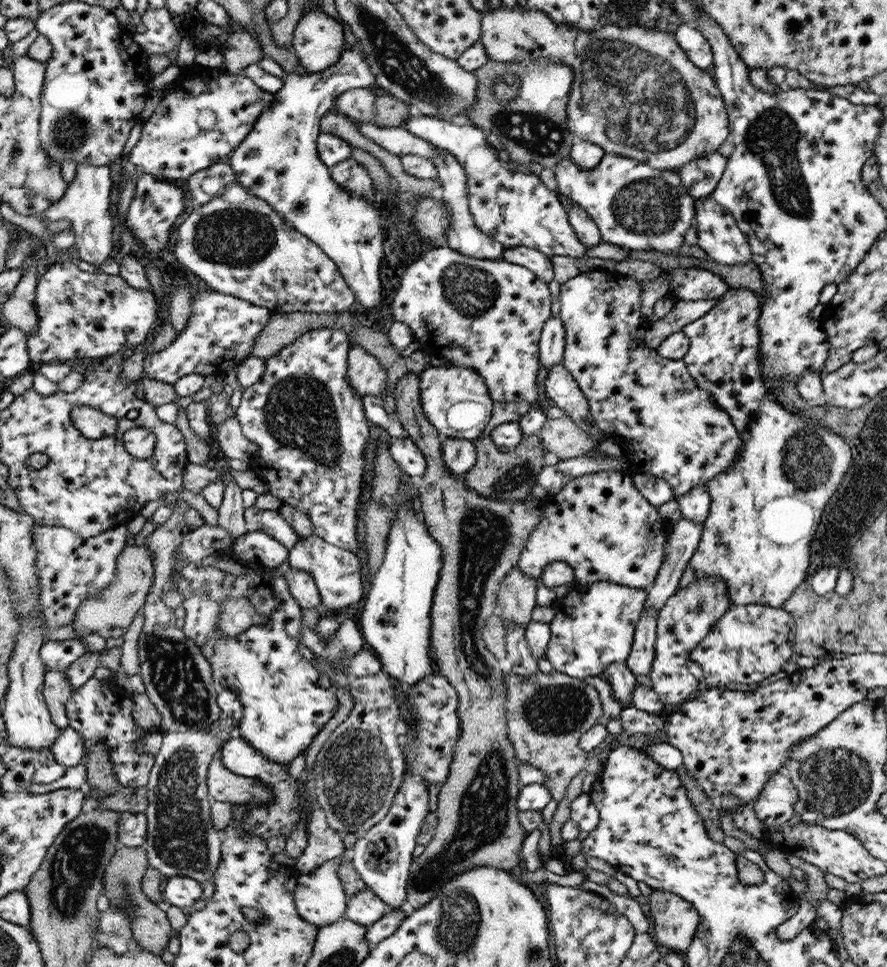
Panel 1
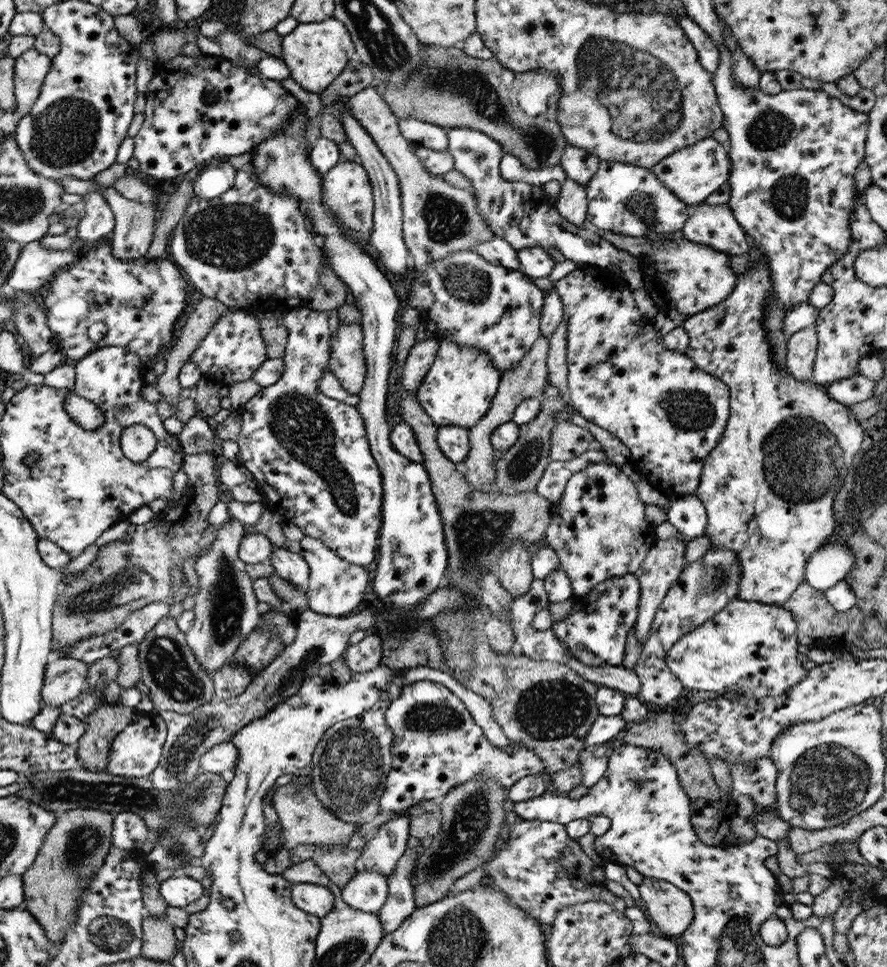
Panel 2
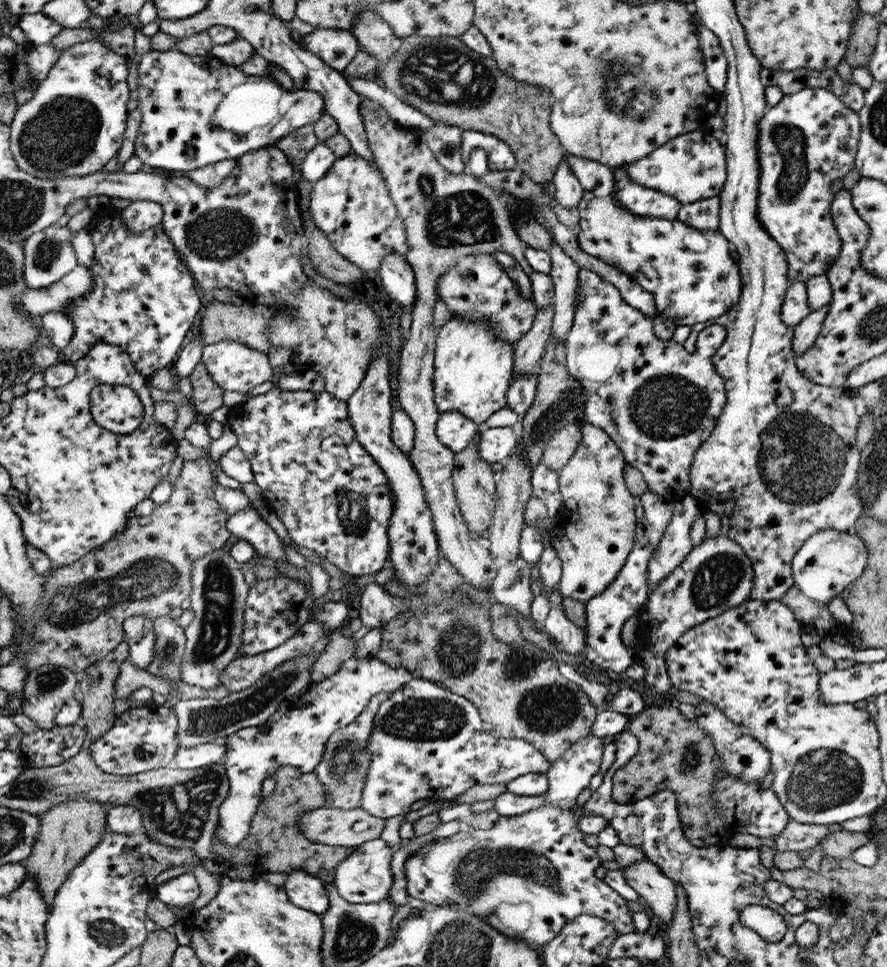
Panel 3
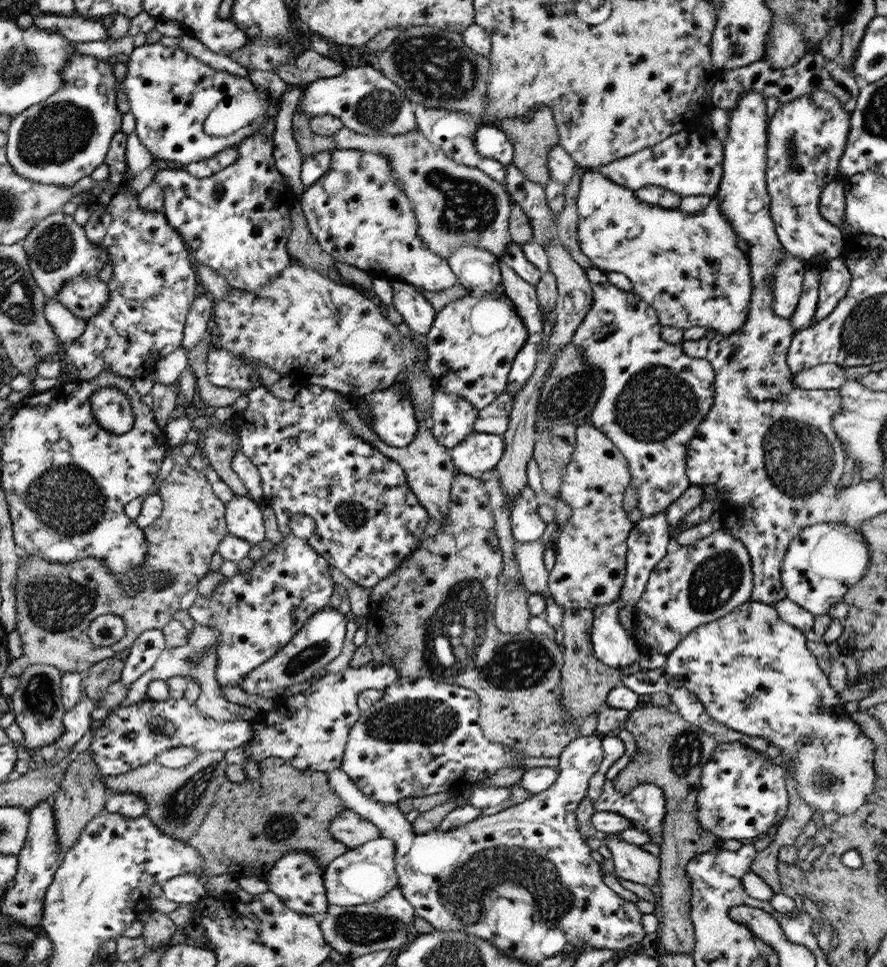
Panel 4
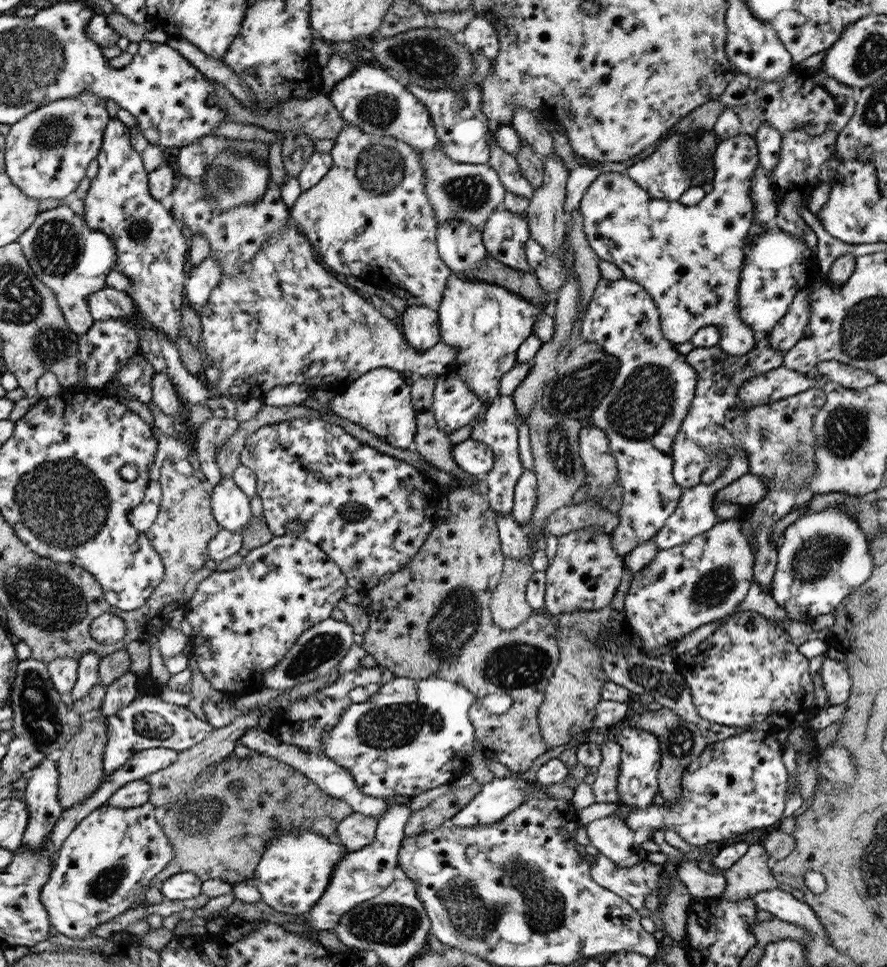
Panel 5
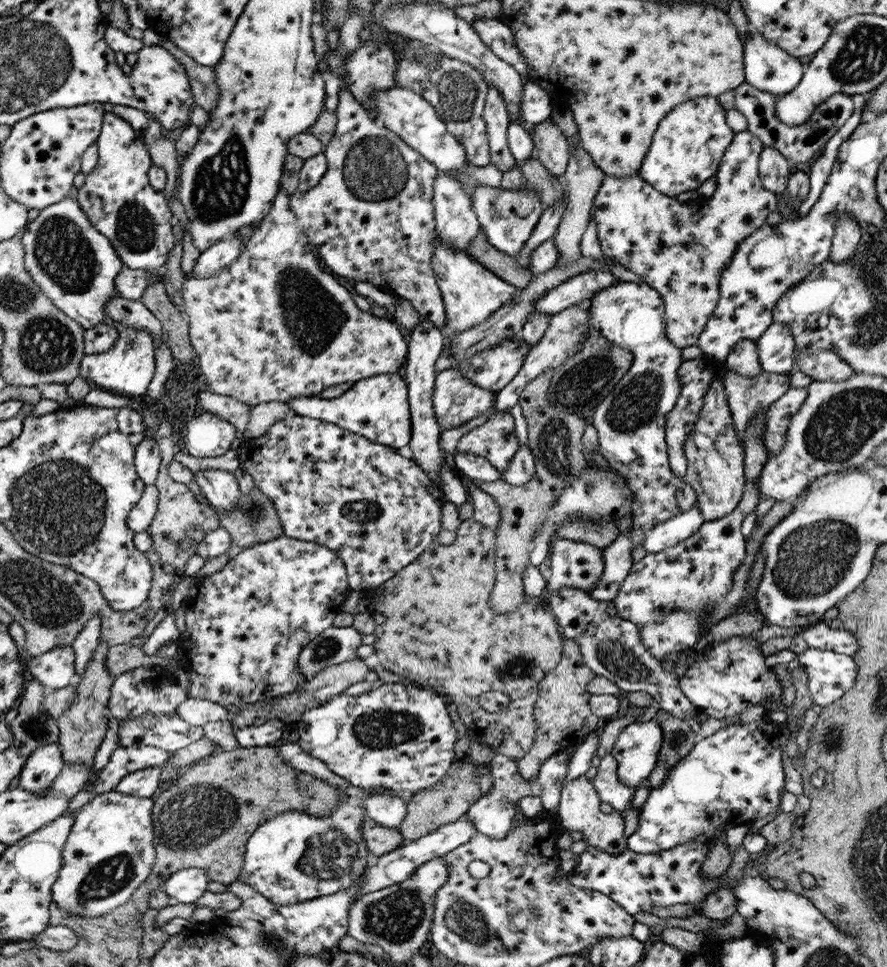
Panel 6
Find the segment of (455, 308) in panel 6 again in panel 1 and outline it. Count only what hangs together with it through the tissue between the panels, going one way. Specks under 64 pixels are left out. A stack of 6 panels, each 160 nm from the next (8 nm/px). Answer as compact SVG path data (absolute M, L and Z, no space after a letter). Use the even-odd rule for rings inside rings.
M451 364L447 367L427 367L419 374L422 407L432 426L445 437L474 441L487 428L494 402L491 390L478 370Z

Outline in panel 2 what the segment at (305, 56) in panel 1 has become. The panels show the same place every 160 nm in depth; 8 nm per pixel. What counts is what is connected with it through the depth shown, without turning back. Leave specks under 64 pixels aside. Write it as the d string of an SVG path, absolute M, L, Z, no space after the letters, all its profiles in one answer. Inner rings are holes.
M329 18L320 22L298 23L297 27L282 39L283 60L291 70L291 77L306 91L320 92L330 86L343 72L344 67L356 57L351 33L340 19Z

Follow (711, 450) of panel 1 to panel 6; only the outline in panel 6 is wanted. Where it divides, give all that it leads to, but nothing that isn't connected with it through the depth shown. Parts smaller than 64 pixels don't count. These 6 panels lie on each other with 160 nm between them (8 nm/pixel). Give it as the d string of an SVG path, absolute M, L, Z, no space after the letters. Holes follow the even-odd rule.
M618 281L611 287L596 292L591 298L589 318L591 328L599 330L604 338L611 343L631 351L633 361L628 372L616 383L612 392L603 398L596 407L592 416L592 425L596 428L599 438L600 453L606 458L611 470L623 476L632 488L633 504L631 510L632 528L630 532L620 534L603 548L605 562L604 572L600 580L586 592L596 600L612 601L618 595L623 580L628 576L633 565L632 550L640 546L645 539L645 534L662 522L666 522L677 514L691 509L697 502L695 490L685 481L676 476L669 465L667 444L665 439L665 426L668 413L674 408L680 397L680 381L678 369L683 363L681 349L676 348L666 336L664 320L664 303L660 293L648 284Z

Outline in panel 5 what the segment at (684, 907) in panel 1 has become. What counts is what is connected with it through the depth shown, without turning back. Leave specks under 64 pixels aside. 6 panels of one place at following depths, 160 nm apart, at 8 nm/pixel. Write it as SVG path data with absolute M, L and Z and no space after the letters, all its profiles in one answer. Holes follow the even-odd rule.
M624 804L618 805L618 807L619 809L607 817L588 822L586 825L587 834L591 844L600 851L600 854L609 858L619 868L632 868L640 864L640 861L644 862L647 860L649 852L641 848L641 844L637 844L634 841L634 831L630 830L625 823L625 816L629 812L634 812L638 809L637 806Z

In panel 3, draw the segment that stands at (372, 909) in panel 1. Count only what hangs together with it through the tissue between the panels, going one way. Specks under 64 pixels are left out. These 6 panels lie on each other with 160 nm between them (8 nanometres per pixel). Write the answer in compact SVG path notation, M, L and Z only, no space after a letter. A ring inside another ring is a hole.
M383 839L368 840L356 847L355 851L336 867L332 884L348 902L368 904L383 901L390 896L395 882L392 863L394 854L395 847L388 845Z

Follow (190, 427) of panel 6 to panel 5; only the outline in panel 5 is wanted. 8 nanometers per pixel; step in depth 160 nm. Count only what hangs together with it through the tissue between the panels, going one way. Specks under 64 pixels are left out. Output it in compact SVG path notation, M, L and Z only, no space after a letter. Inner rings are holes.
M213 416L198 426L195 431L193 450L201 463L204 477L213 487L220 482L222 477L219 466L215 463L216 453L225 440L239 429L239 426L240 422L235 417L218 418Z

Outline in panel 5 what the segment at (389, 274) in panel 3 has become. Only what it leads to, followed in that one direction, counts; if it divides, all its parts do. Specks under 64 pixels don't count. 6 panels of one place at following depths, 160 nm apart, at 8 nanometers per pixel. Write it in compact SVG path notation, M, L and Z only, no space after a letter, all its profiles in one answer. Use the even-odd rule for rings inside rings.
M409 304L399 315L404 334L417 351L427 351L441 341L437 311L422 304Z

